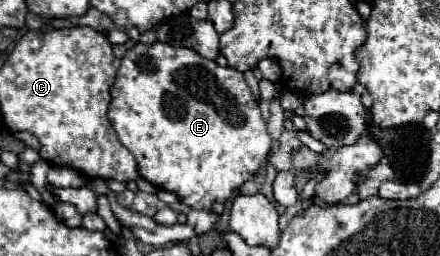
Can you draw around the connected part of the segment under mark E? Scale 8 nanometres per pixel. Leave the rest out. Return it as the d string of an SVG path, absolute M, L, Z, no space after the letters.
M156 41L152 45L138 43L132 49L126 51L126 55L122 57L118 75L116 75L116 83L112 87L112 101L110 101L108 119L114 127L114 131L118 133L120 143L126 149L130 149L130 153L136 157L138 171L140 171L142 179L146 179L148 183L152 183L158 189L166 189L166 191L176 193L184 205L188 205L192 209L204 209L204 211L212 211L214 203L226 203L228 199L232 199L232 195L240 189L240 185L246 183L248 179L252 179L252 175L260 169L260 165L264 163L264 159L266 159L272 145L267 123L262 118L260 105L258 105L256 97L252 95L252 91L248 87L248 83L244 81L244 75L240 71L236 71L232 67L220 67L216 61L208 61L208 59L200 57L198 53L192 53L190 49L164 45L160 41Z

